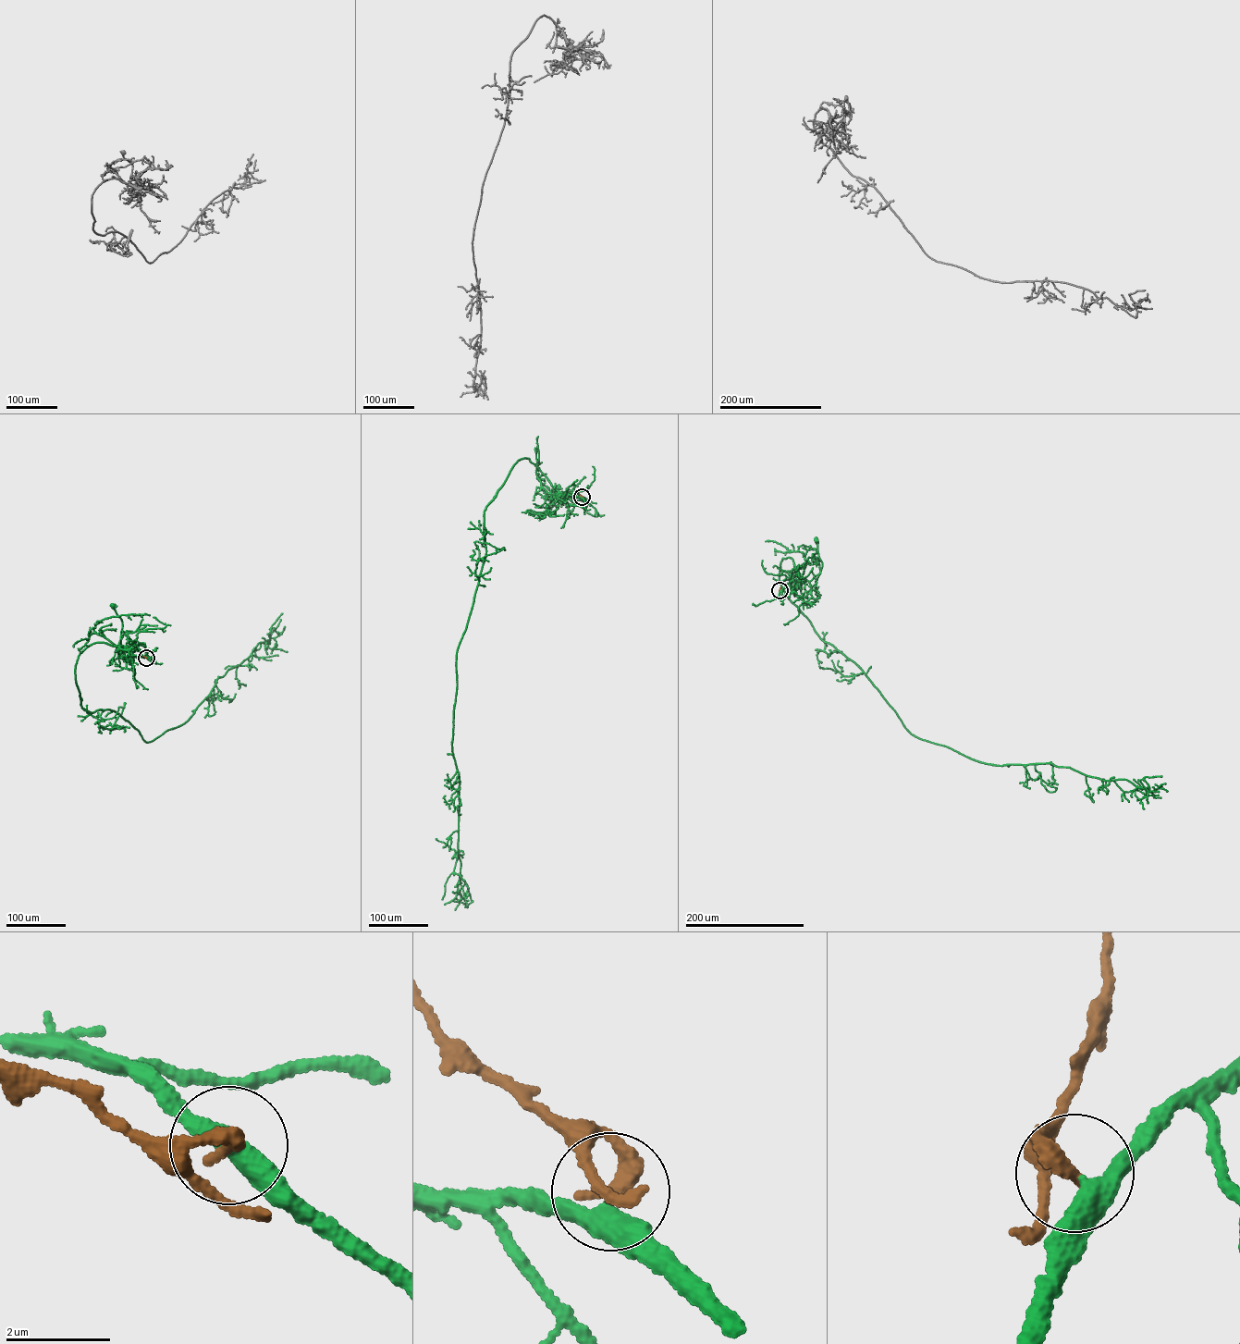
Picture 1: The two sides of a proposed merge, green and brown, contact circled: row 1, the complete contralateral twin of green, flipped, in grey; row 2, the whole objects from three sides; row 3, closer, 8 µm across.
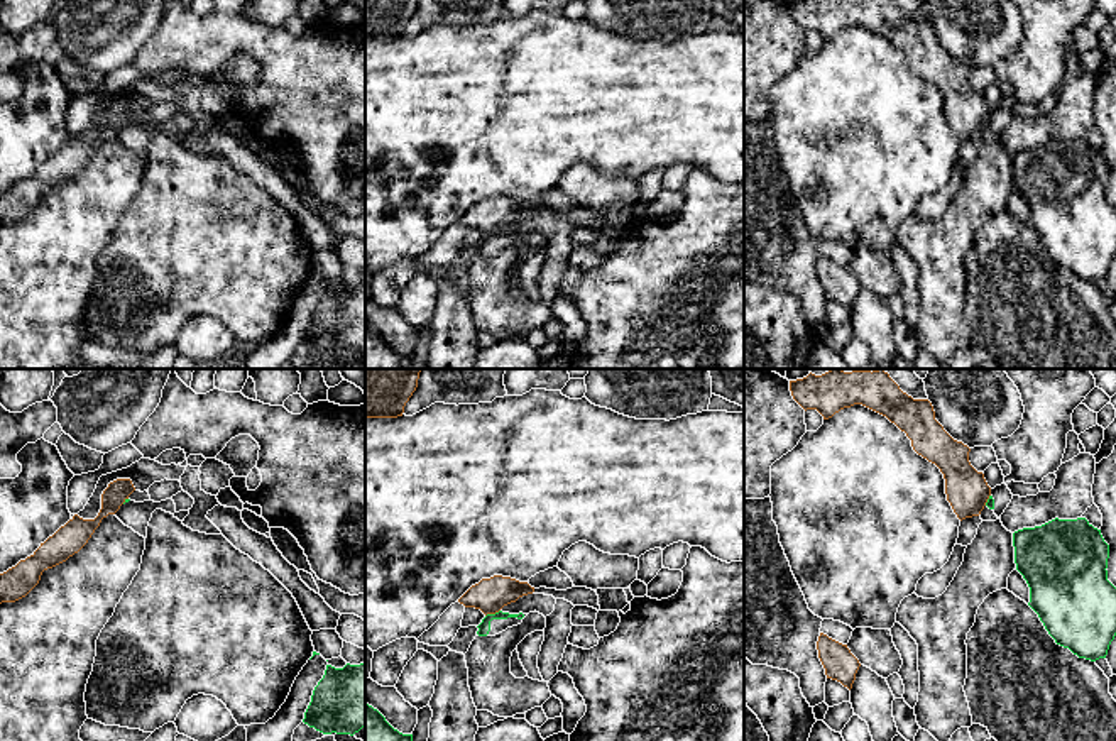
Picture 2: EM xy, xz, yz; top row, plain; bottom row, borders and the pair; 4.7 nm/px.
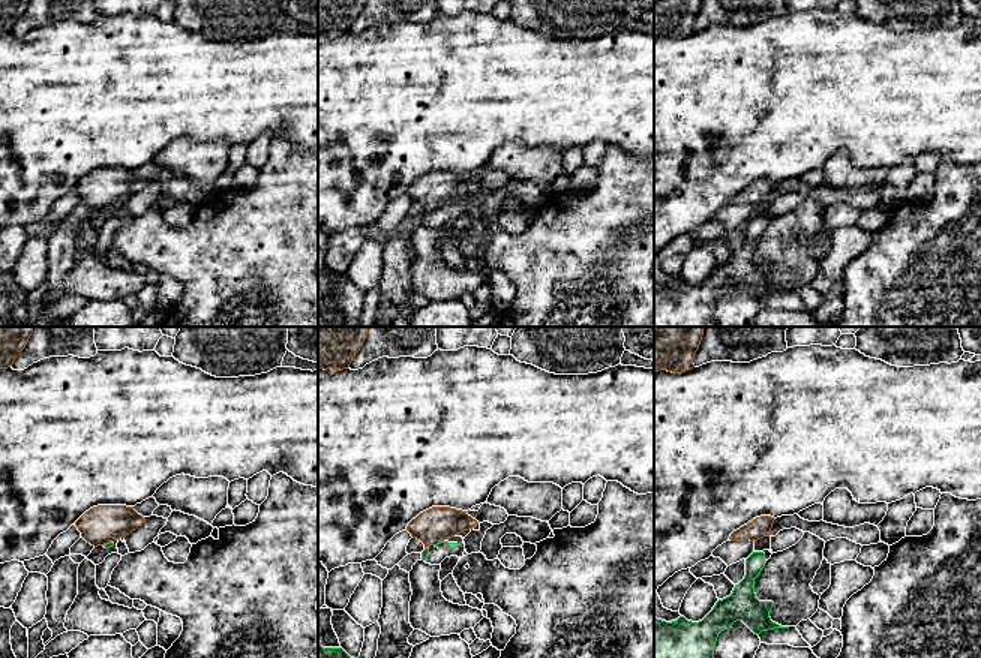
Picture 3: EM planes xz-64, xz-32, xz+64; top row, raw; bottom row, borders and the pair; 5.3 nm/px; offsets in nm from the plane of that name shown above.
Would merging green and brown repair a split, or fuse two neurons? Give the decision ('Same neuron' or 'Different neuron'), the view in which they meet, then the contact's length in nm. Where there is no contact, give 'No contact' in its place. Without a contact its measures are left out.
Different neuron. Touches green in xz. Shared border 80 nm

